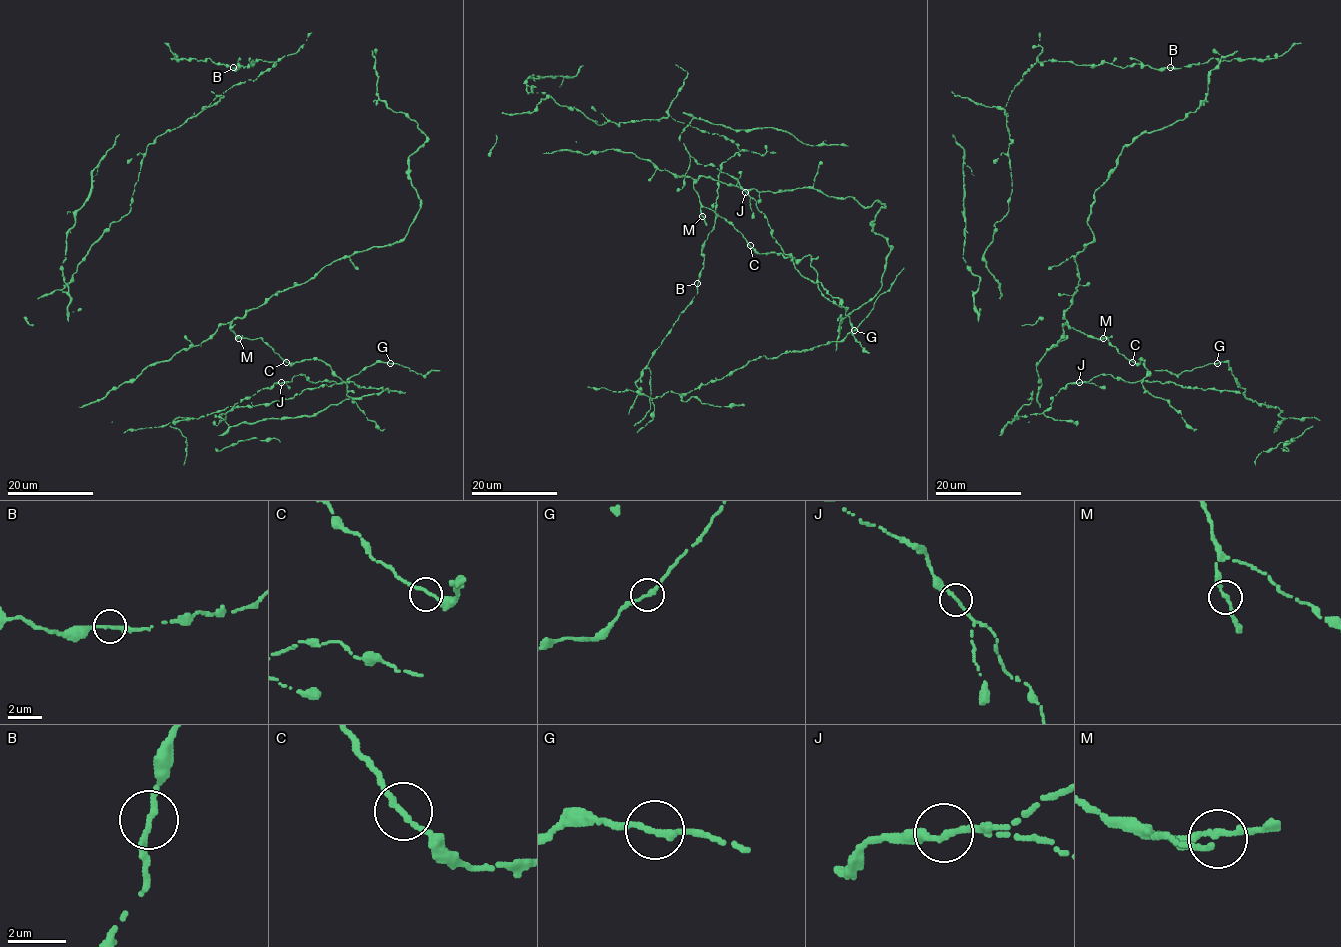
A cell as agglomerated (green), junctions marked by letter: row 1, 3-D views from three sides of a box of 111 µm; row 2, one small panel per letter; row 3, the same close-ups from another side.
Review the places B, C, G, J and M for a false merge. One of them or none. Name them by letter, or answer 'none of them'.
none of them

